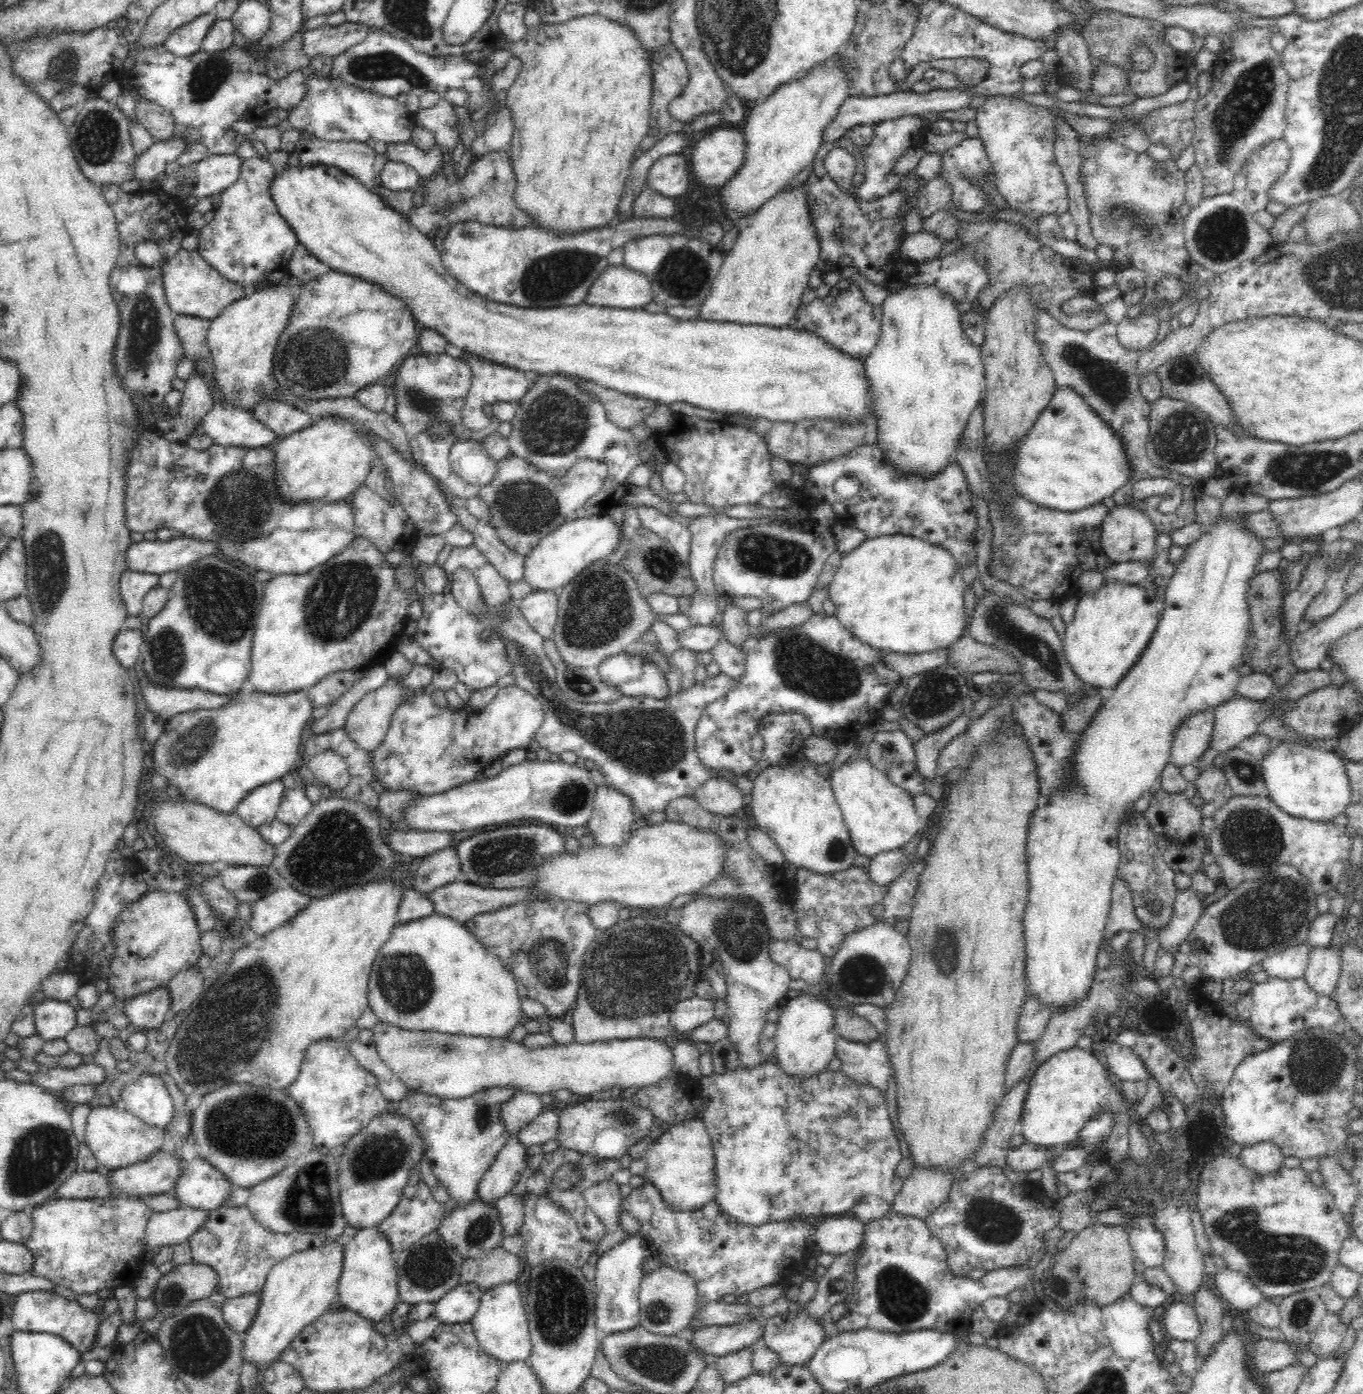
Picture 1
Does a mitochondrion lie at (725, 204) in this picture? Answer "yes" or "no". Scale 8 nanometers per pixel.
no

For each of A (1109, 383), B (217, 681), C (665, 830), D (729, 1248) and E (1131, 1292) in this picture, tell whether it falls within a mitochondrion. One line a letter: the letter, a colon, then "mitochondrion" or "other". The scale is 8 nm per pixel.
A: mitochondrion
B: other
C: other
D: other
E: other

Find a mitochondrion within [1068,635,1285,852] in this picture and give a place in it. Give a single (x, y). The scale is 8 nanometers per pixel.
(1246, 773)

